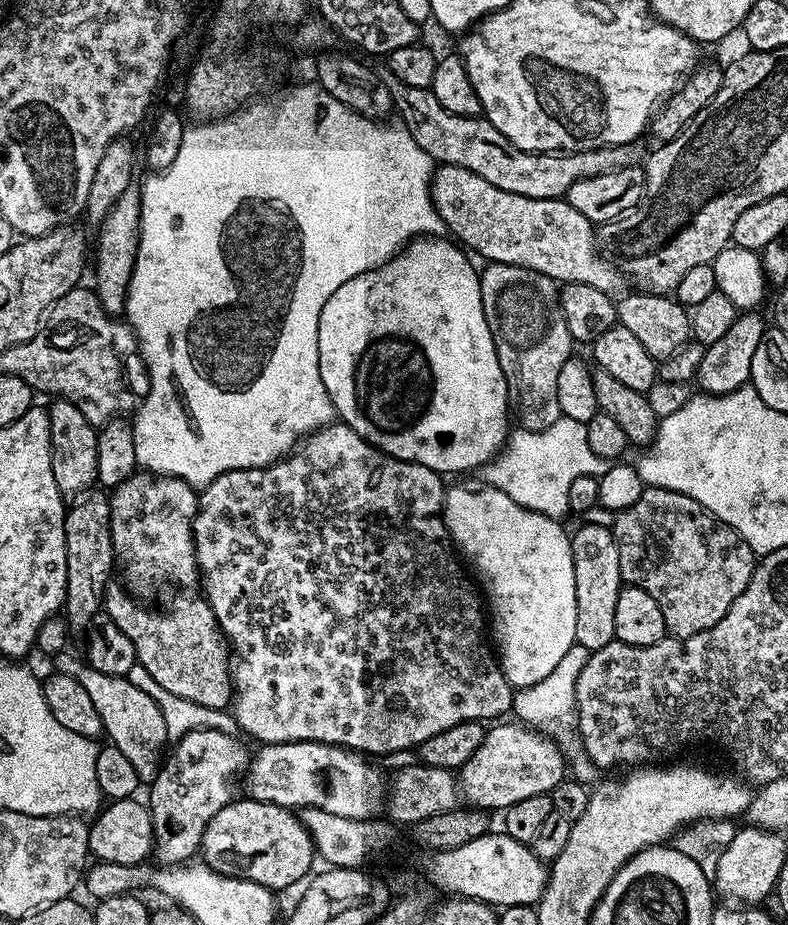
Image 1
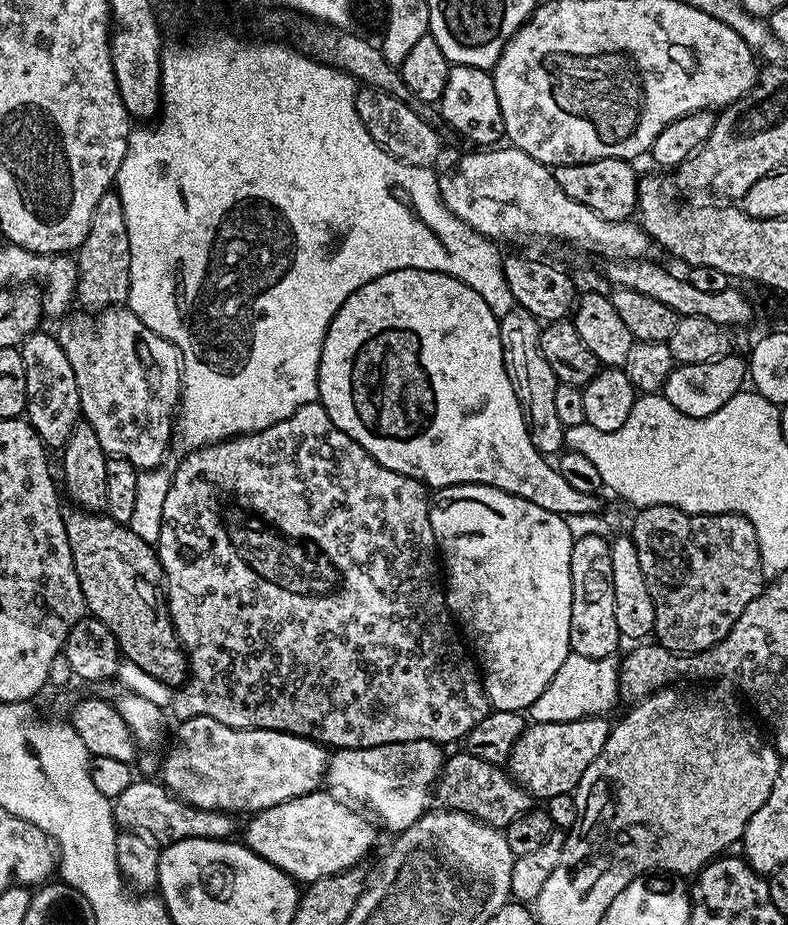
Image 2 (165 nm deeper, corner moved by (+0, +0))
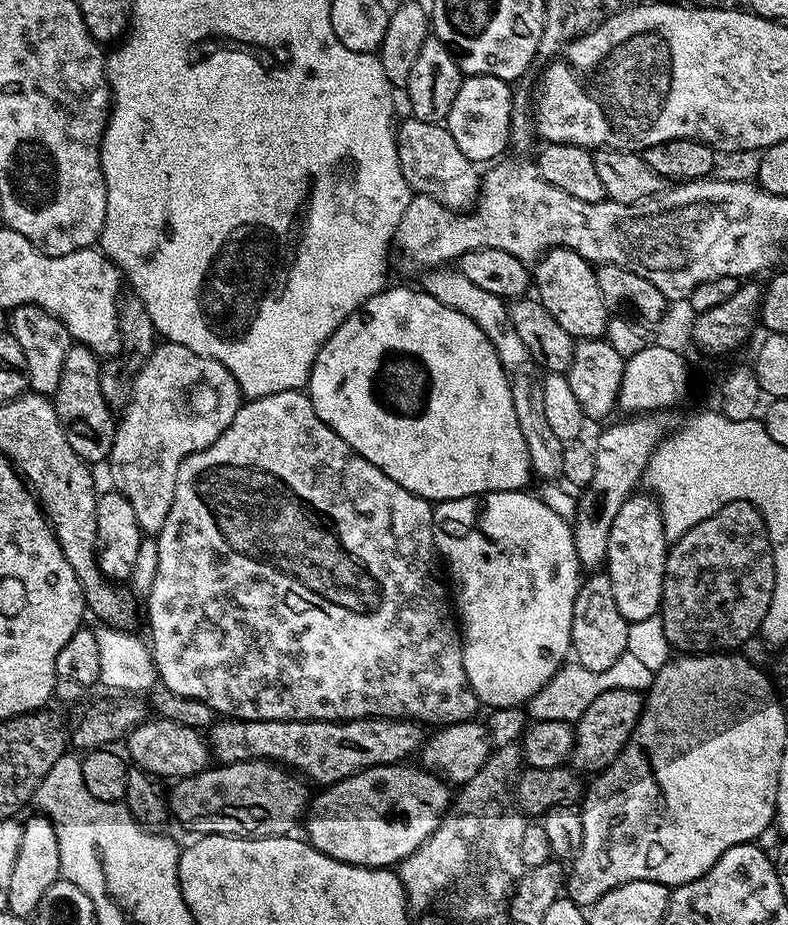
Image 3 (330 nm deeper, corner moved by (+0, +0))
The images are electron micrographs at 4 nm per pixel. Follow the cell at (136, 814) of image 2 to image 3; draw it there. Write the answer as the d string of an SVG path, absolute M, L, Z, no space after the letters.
M267 760L209 766L203 772L177 779L173 784L176 785L166 792L169 813L184 824L205 824L208 827L205 829L215 830L222 836L287 836L299 820L301 823L310 804L309 785L289 769Z

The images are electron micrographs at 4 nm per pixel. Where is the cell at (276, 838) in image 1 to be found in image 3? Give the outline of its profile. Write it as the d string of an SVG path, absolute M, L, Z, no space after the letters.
M380 764L327 785L324 793L311 801L306 816L308 843L338 862L367 868L399 865L434 834L450 807L450 788L441 777L420 766L404 767L408 766Z

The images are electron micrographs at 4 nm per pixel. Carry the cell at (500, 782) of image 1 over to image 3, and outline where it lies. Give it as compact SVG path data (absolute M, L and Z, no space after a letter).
M612 689L598 695L598 698L586 707L579 720L575 721L576 741L570 757L571 767L584 774L599 774L610 767L614 758L618 758L618 754L623 750L634 726L638 726L638 718L643 709L644 696L634 690Z

